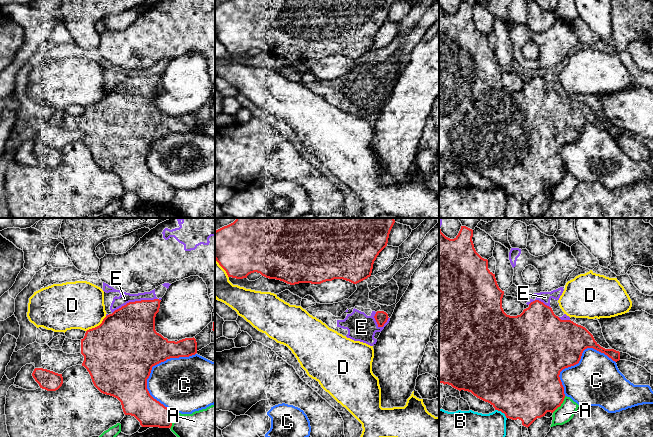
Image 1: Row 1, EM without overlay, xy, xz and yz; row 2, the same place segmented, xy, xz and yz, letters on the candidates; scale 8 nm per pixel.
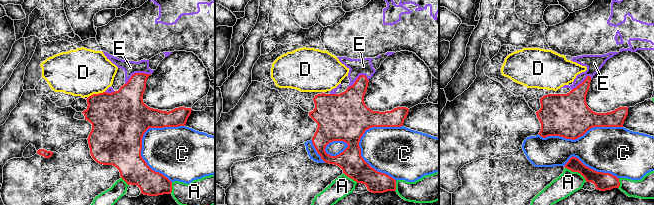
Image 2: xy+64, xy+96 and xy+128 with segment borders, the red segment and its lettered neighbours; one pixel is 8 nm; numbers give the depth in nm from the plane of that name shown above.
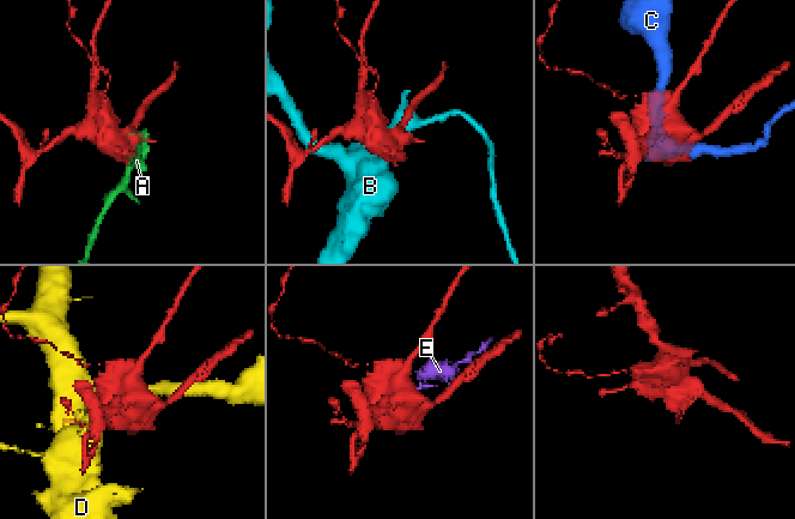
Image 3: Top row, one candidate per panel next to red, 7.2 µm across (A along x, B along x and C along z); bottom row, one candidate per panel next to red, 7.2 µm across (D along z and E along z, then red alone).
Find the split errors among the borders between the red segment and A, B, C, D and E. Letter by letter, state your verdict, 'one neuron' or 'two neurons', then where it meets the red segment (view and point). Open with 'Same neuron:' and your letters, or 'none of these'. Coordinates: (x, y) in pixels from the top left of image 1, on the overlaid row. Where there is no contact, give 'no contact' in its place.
Same neuron: none of these
A: two neurons; meets red in yz at (560, 405)
B: two neurons; meets red in yz at (502, 412)
C: two neurons; meets red in xy at (150, 372)
D: two neurons; meets red in xy at (97, 326)
E: two neurons; meets red in xy at (136, 301)

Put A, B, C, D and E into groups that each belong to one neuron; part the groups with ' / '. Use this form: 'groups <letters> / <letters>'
groups A / B / C / D / E

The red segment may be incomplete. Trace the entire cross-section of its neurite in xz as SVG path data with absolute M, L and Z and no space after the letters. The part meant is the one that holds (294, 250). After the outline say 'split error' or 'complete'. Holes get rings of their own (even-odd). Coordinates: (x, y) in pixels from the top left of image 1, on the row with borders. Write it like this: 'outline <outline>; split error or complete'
outline M236 218L236 220L215 231L215 260L226 271L228 277L243 279L257 272L269 279L283 281L290 285L299 283L321 284L334 279L343 279L357 284L371 276L373 264L379 253L387 246L394 218Z; complete

